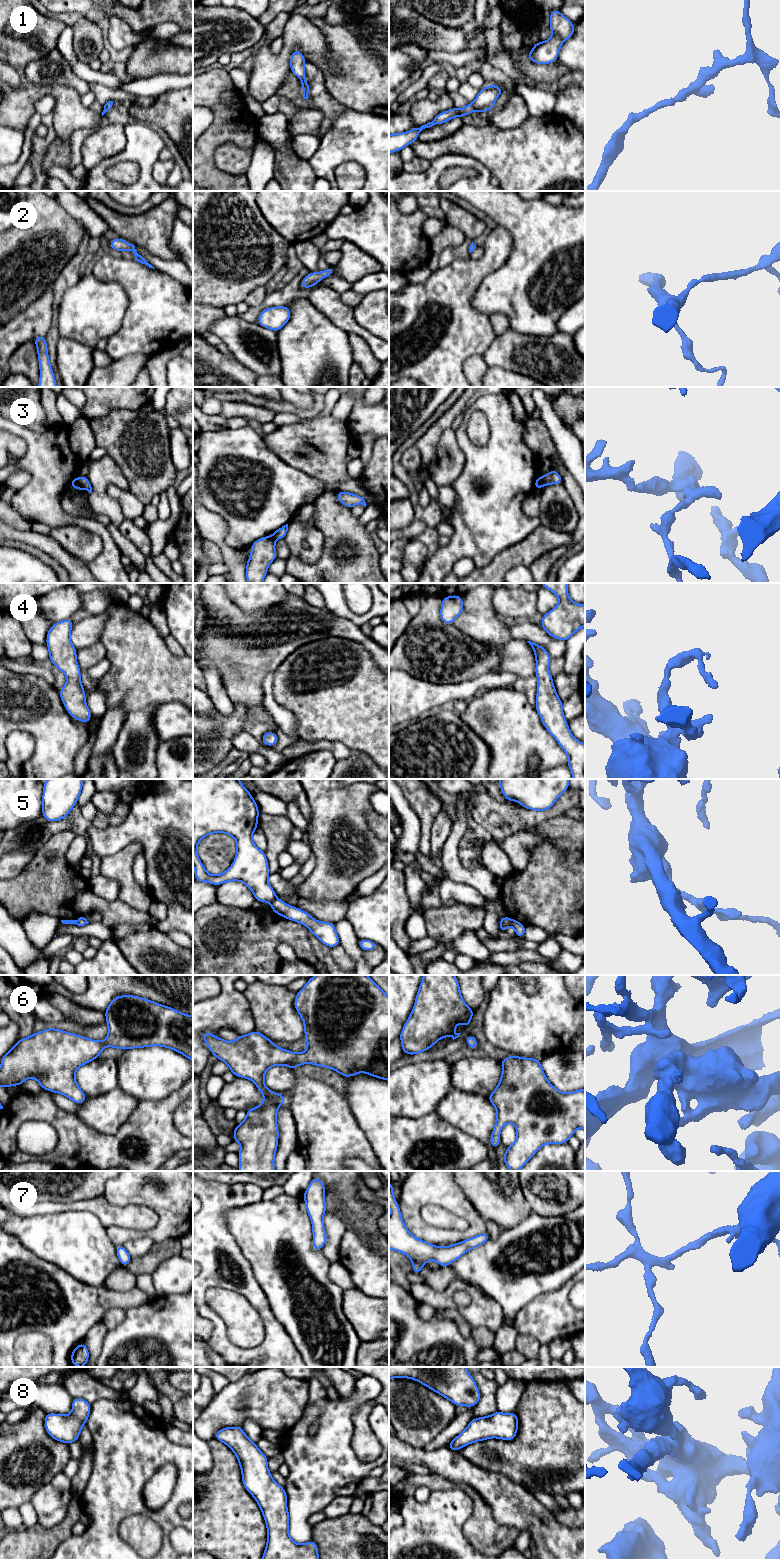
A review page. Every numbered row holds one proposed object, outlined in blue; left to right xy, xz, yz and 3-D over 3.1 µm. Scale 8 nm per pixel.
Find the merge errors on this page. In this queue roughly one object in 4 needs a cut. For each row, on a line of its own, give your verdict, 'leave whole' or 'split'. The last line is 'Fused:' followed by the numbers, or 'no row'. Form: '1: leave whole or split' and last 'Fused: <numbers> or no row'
1: leave whole
2: leave whole
3: split
4: leave whole
5: split
6: leave whole
7: leave whole
8: leave whole
Fused: 3, 5

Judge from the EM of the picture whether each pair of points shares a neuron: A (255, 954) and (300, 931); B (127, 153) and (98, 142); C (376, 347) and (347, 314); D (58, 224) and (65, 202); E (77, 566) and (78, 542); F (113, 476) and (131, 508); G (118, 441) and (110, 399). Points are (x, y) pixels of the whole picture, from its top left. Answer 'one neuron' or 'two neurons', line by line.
A: one neuron
B: two neurons
C: one neuron
D: two neurons
E: two neurons
F: two neurons
G: two neurons

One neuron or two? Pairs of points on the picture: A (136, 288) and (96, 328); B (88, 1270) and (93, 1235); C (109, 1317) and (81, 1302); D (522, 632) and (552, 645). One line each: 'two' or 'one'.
A: two
B: one
C: two
D: one

